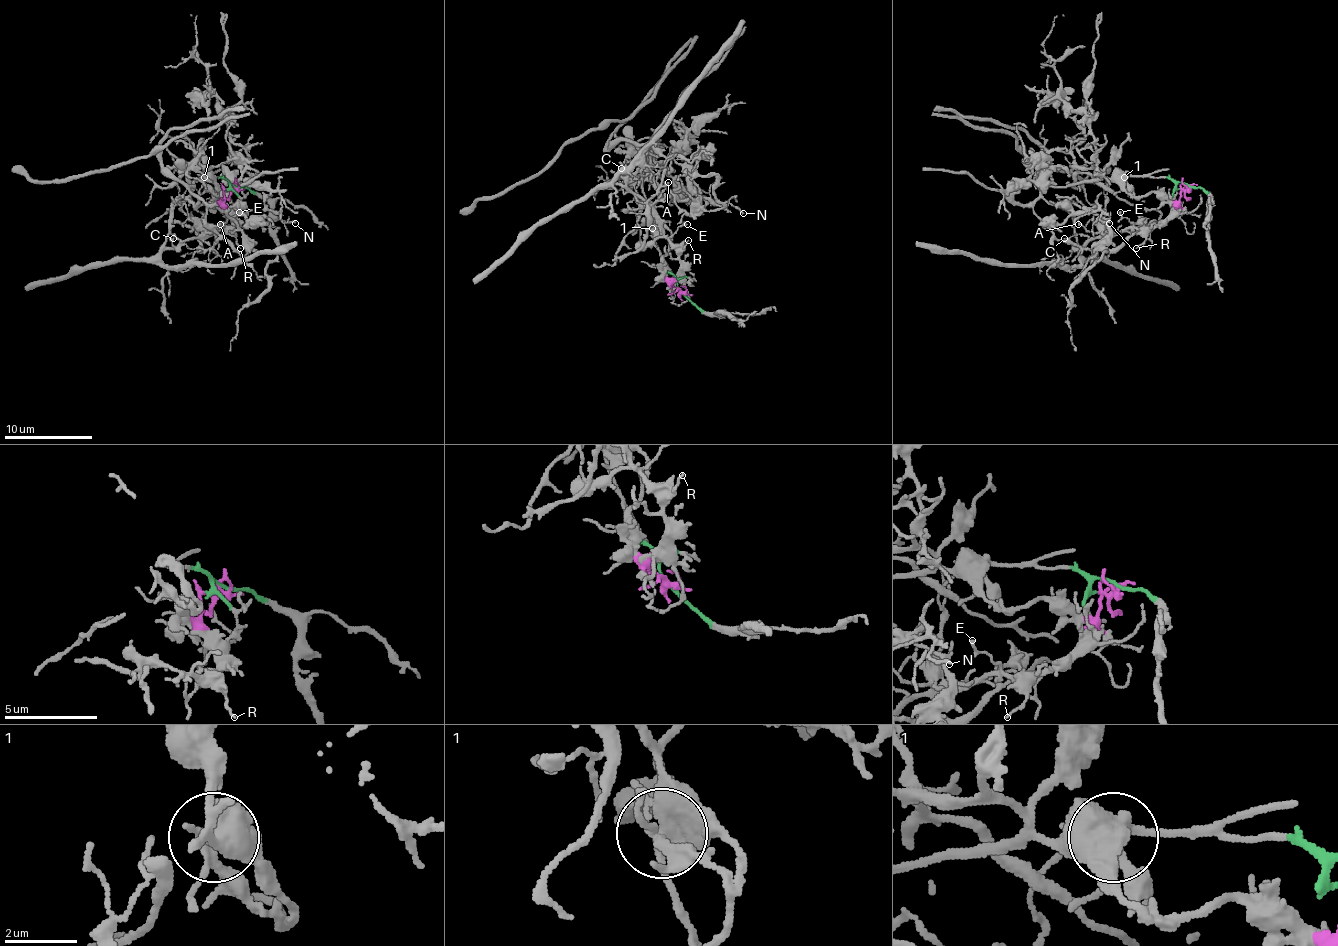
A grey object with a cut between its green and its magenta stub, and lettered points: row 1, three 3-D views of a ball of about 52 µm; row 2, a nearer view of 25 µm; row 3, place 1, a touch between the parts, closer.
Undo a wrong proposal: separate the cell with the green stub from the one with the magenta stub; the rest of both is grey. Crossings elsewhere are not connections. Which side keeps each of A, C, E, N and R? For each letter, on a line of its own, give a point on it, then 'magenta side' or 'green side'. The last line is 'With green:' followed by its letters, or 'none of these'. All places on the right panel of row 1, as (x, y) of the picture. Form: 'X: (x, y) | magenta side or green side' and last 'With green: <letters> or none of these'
A: (1078, 224) | magenta side
C: (1064, 238) | magenta side
E: (1120, 212) | magenta side
N: (1109, 223) | green side
R: (1136, 248) | magenta side
With green: N

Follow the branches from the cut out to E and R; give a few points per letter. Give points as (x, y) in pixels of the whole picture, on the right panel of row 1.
E: (1189, 186), (1180, 192), (1180, 203), (1162, 221), (1136, 228), (1121, 212)
R: (1189, 186), (1180, 192), (1180, 203), (1149, 230), (1136, 247)

